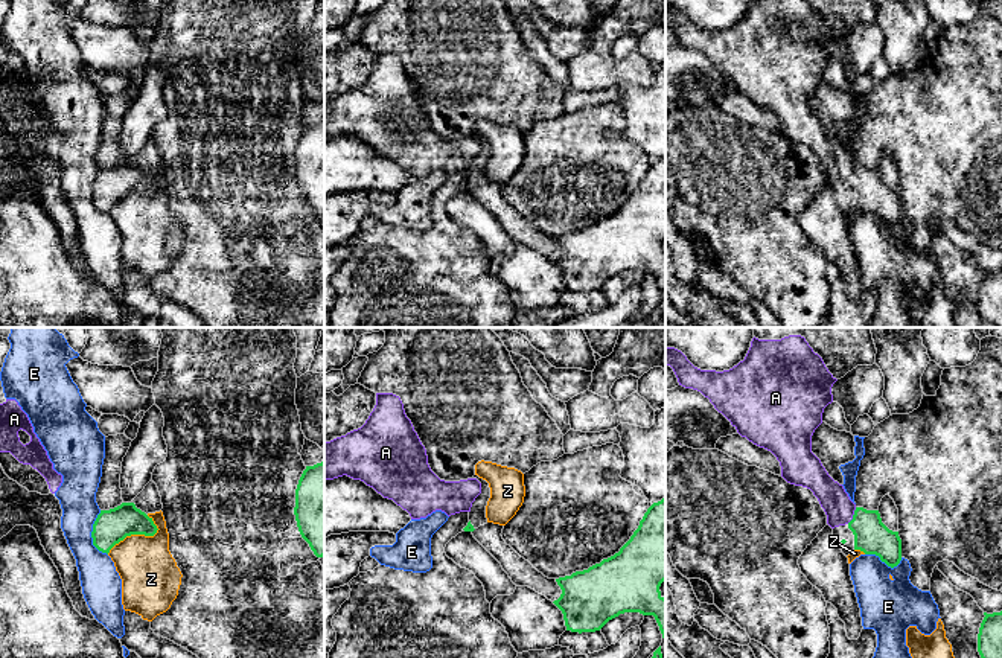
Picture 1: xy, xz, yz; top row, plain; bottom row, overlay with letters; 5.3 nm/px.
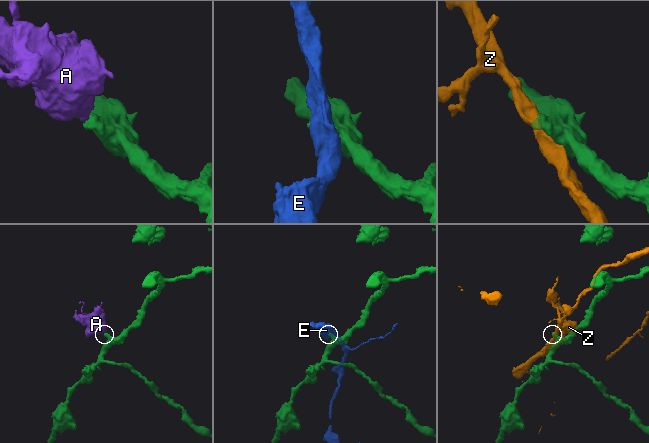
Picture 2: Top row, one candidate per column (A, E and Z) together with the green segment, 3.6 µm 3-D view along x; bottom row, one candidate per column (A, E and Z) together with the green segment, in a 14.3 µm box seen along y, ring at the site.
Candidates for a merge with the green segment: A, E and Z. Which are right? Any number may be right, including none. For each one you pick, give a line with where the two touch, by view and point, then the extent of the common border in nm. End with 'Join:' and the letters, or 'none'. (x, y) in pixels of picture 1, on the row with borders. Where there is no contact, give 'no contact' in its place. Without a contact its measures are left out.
A: yz (853, 515) | 100 nm
Join: A

